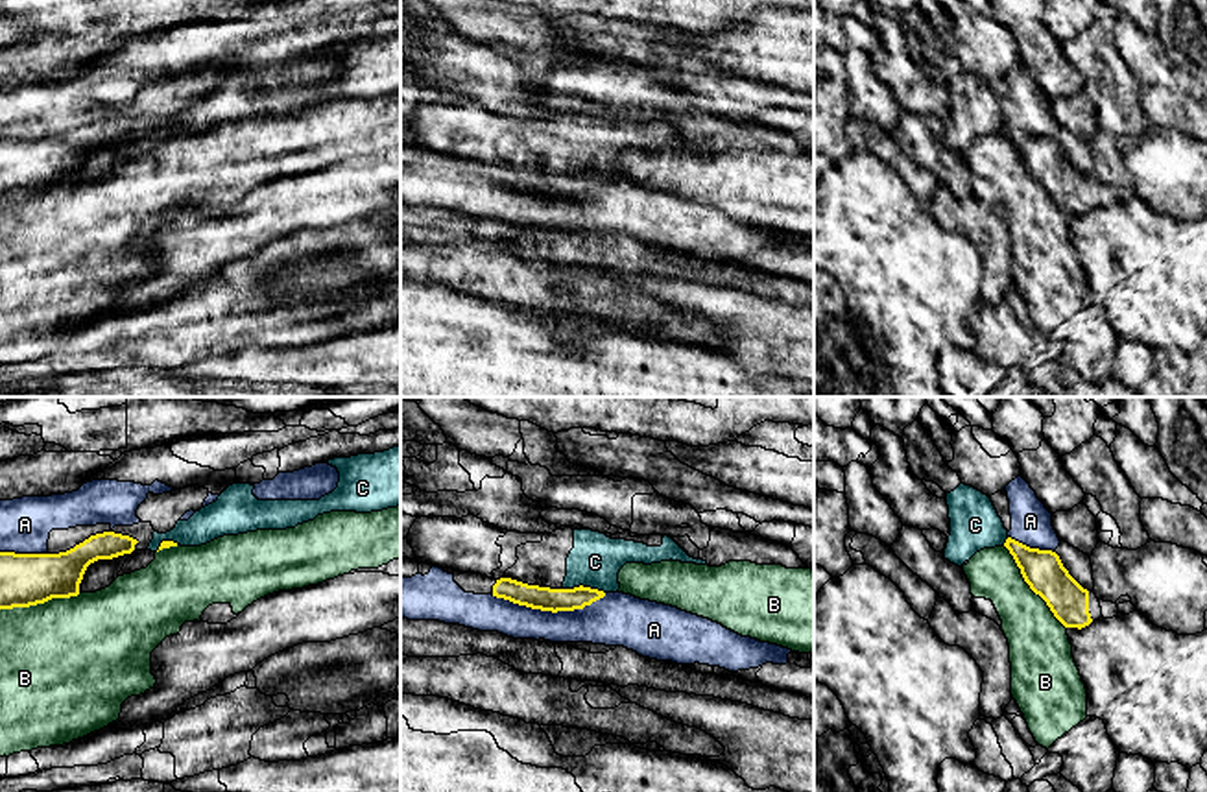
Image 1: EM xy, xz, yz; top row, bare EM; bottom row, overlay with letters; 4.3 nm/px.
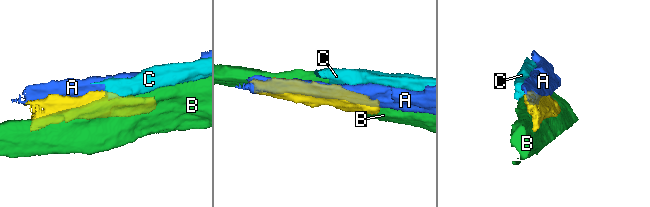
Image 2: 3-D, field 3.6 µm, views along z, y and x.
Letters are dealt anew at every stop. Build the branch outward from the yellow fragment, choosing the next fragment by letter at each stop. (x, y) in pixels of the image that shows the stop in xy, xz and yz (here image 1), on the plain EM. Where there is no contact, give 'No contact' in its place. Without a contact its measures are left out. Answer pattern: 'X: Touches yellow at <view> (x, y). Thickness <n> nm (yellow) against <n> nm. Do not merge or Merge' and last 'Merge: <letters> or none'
A: Touches yellow at xz (549, 196). Thickness 110 nm (yellow) against 190 nm. Do not merge
B: Touches yellow at yz (1030, 174). Thickness 180 nm (yellow) against 260 nm. Do not merge
C: Touches yellow at xz (582, 172). Thickness 110 nm (yellow) against 220 nm. Do not merge
Merge: none

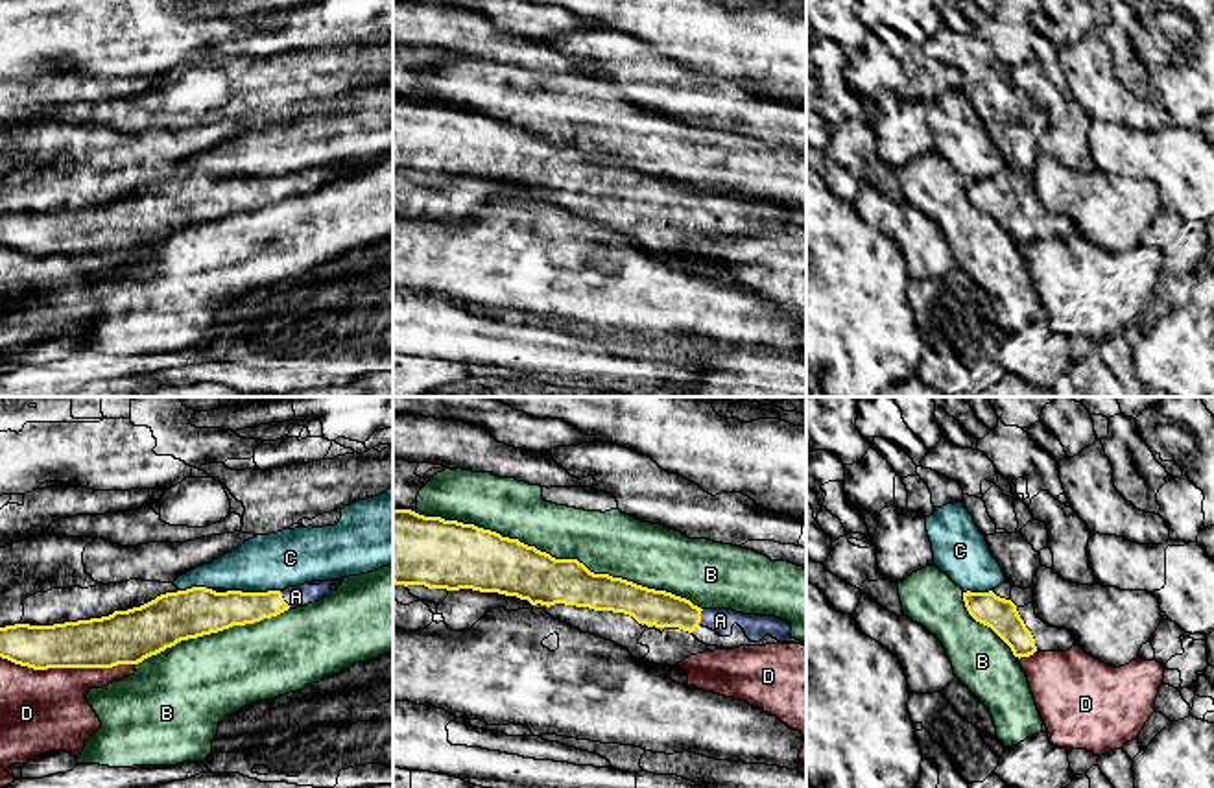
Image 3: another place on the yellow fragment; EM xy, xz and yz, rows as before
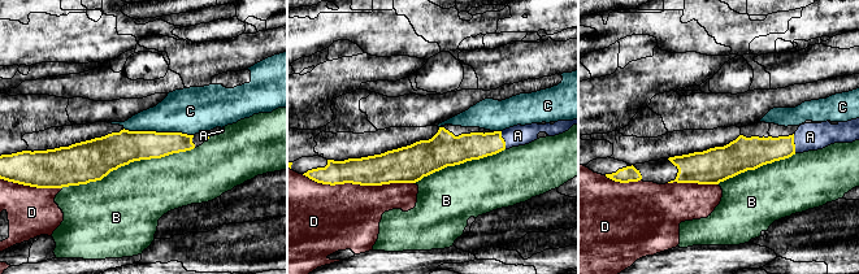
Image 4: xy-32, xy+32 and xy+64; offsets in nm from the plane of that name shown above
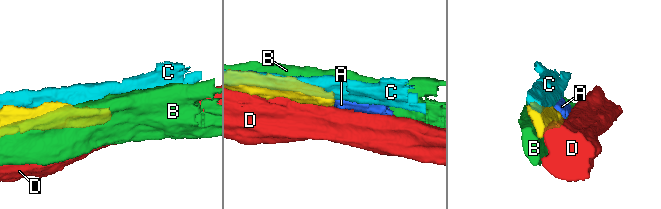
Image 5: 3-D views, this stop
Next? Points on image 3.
A: Touches yellow at xy (283, 187). Thickness 160 nm (yellow) against 100 nm. Merge
B: Touches yellow at xz (558, 146). Thickness 240 nm (yellow) against 280 nm. Do not merge
C: Touches yellow at xy (253, 179). Thickness 220 nm (yellow) against 260 nm. Do not merge
D: Touches yellow at xy (67, 253). Thickness 220 nm (yellow) against 360 nm. Do not merge
Merge: A

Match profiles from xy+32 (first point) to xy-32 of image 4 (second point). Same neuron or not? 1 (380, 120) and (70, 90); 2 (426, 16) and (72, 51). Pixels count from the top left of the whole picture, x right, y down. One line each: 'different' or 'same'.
1: different
2: same

